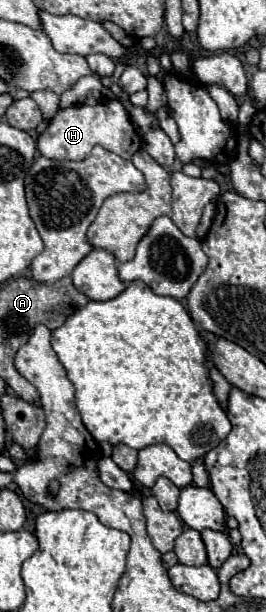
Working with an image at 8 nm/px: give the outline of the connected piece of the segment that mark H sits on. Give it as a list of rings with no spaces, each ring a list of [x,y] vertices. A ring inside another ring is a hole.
[[[113,100],[99,102],[95,106],[83,104],[59,110],[47,130],[37,138],[37,150],[41,152],[41,156],[51,160],[83,160],[97,144],[119,154],[121,158],[131,158],[141,148],[141,136],[129,122],[129,116],[121,102]]]

